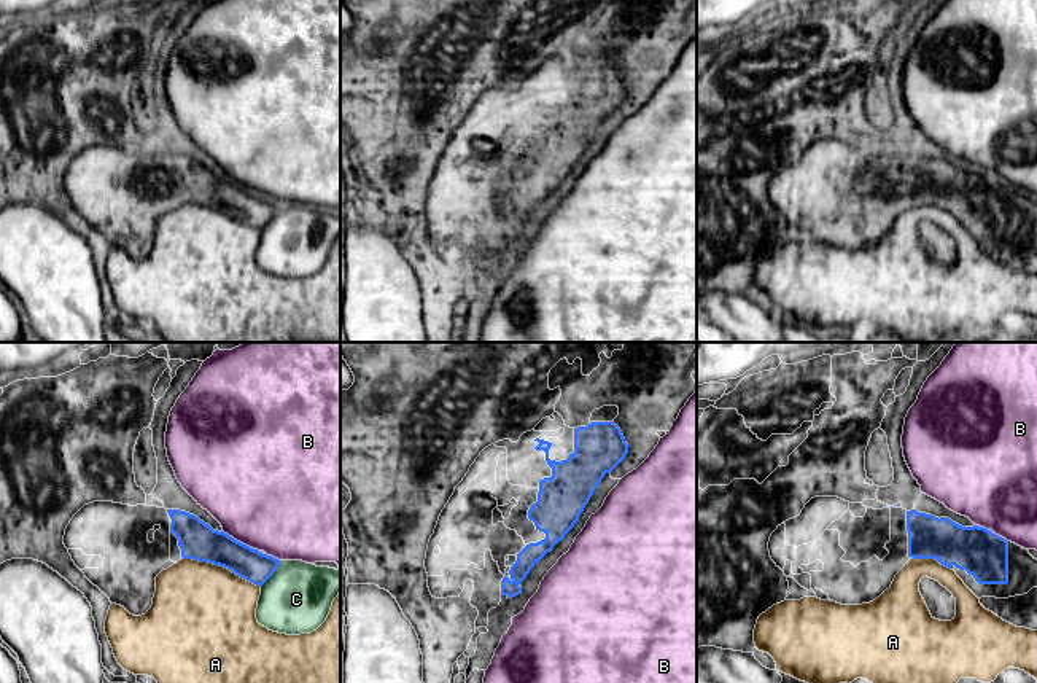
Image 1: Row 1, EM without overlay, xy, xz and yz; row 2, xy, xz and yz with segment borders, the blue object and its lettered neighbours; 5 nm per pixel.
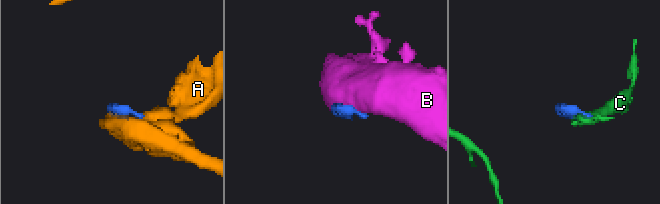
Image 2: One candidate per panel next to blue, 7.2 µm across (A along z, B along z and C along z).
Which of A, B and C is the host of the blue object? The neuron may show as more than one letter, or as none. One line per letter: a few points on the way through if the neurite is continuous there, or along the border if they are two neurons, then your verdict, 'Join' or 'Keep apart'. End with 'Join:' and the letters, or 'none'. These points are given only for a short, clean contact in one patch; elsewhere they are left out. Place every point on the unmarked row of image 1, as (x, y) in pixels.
A: Keep apart
B: Keep apart
C: Keep apart
Join: none

